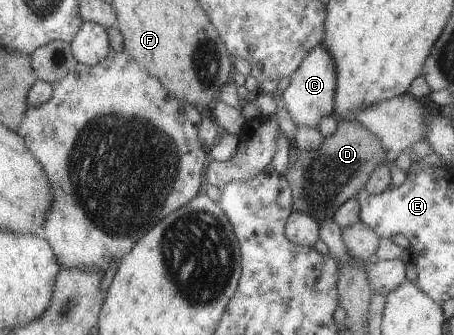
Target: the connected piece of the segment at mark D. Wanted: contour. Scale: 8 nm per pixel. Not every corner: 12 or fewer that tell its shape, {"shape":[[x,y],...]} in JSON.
{"shape":[[338,119],[321,147],[297,150],[294,209],[319,223],[389,161],[380,137]]}

